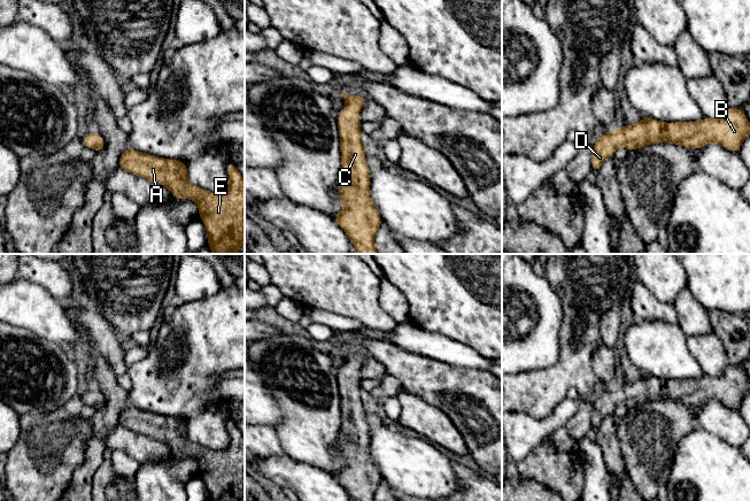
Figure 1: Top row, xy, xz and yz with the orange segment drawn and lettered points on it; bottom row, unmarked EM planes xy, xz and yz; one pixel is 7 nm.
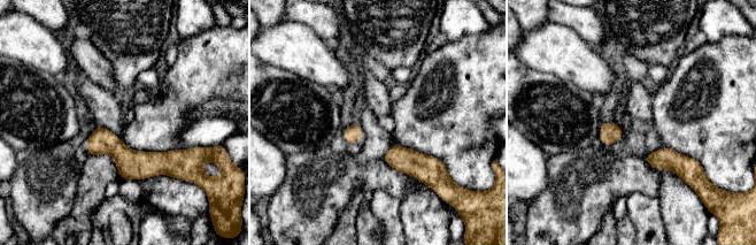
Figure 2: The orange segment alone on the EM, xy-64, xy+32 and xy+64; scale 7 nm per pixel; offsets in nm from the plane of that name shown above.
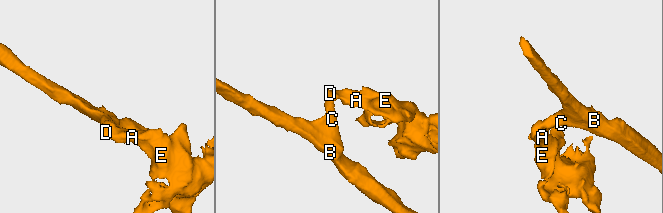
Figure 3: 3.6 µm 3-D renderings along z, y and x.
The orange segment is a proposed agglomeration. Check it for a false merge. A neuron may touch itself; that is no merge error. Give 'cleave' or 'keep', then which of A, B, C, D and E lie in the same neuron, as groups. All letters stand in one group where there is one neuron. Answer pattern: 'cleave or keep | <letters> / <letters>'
keep | A B C D E

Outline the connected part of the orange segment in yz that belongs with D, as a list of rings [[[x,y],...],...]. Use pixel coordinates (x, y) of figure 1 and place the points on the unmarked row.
[[[728,364],[718,377],[702,376],[697,379],[665,380],[643,373],[642,378],[606,388],[593,400],[592,429],[613,414],[618,404],[635,408],[645,402],[672,400],[687,406],[699,407],[717,400],[732,410],[737,410],[742,399],[750,392],[750,380],[742,367]]]

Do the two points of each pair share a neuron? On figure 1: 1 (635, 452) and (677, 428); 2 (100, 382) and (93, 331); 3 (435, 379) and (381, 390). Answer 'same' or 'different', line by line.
1: same
2: different
3: different

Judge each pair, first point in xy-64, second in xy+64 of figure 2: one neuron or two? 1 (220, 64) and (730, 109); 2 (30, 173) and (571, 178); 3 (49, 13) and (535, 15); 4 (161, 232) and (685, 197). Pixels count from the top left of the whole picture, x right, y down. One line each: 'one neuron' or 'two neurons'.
1: one neuron
2: one neuron
3: two neurons
4: one neuron

